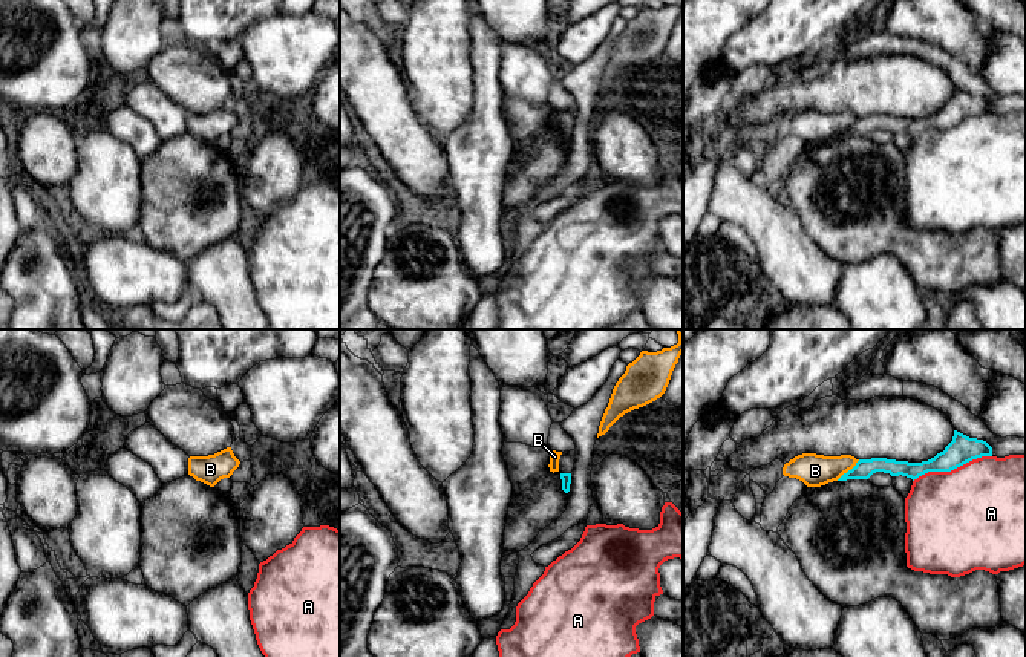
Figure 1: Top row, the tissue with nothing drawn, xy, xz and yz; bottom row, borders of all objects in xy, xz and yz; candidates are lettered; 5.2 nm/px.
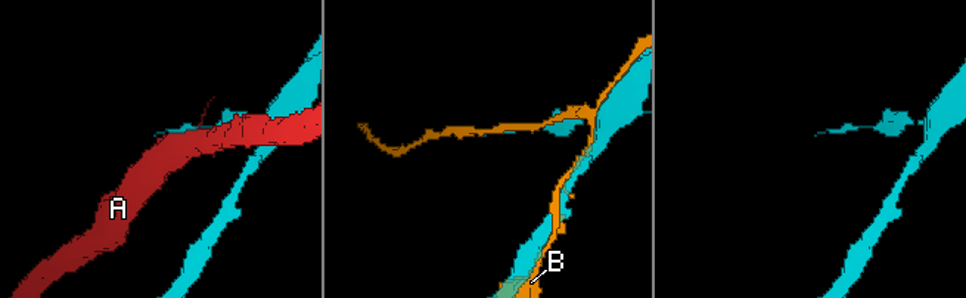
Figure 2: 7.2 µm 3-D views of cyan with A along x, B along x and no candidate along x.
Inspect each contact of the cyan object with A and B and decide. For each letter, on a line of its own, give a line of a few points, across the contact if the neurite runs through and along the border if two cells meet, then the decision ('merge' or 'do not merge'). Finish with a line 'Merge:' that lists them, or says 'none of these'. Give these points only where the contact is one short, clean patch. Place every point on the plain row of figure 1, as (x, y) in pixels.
A: do not merge
B: do not merge
Merge: none of these

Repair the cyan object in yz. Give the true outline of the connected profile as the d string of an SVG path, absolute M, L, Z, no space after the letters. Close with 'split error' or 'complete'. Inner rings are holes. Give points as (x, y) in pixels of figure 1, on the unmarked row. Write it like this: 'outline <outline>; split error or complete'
outline M954 87L952 98L945 107L928 118L908 119L887 115L859 116L856 123L838 138L868 136L876 129L890 130L891 133L902 132L914 138L928 129L951 129L982 113L992 113L992 104L986 98L969 95Z; complete

